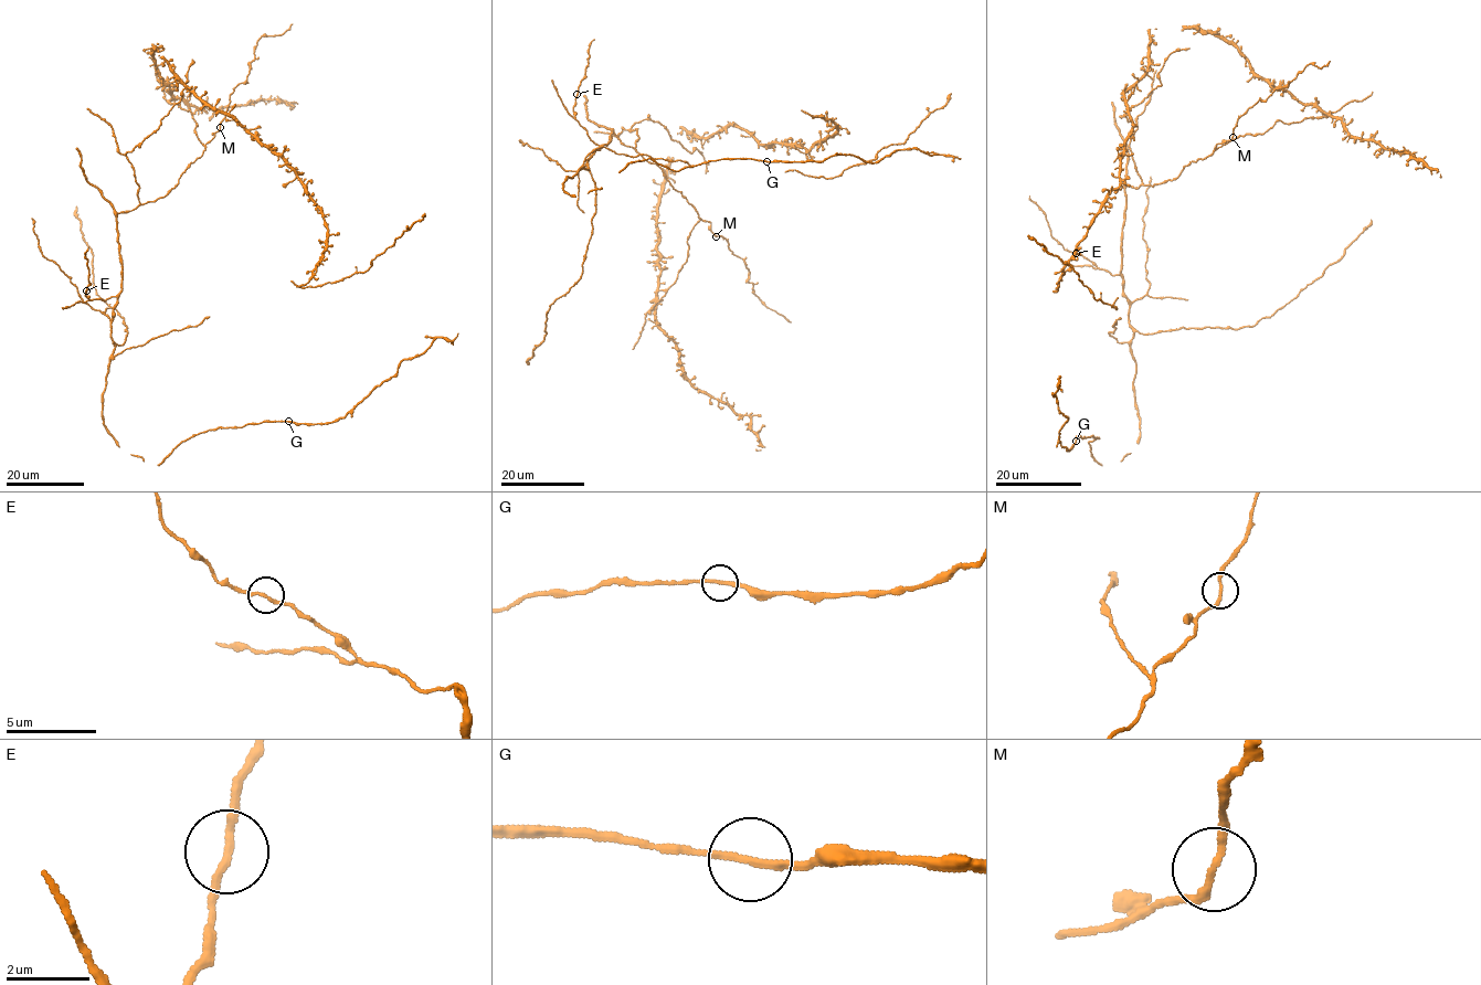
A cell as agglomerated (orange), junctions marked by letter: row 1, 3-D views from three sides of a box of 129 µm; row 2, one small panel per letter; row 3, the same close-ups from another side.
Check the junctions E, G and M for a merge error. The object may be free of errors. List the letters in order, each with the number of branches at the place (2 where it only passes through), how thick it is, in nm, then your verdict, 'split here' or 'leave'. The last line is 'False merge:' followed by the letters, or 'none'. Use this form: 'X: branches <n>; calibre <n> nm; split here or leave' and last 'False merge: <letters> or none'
E: branches 2; calibre 170 nm; leave
G: branches 2; calibre 180 nm; leave
M: branches 2; calibre 180 nm; leave
False merge: none

